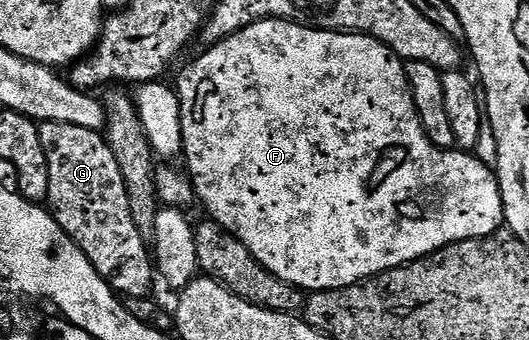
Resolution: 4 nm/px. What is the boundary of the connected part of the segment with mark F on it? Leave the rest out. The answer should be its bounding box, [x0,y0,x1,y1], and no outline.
[175,17,505,291]

